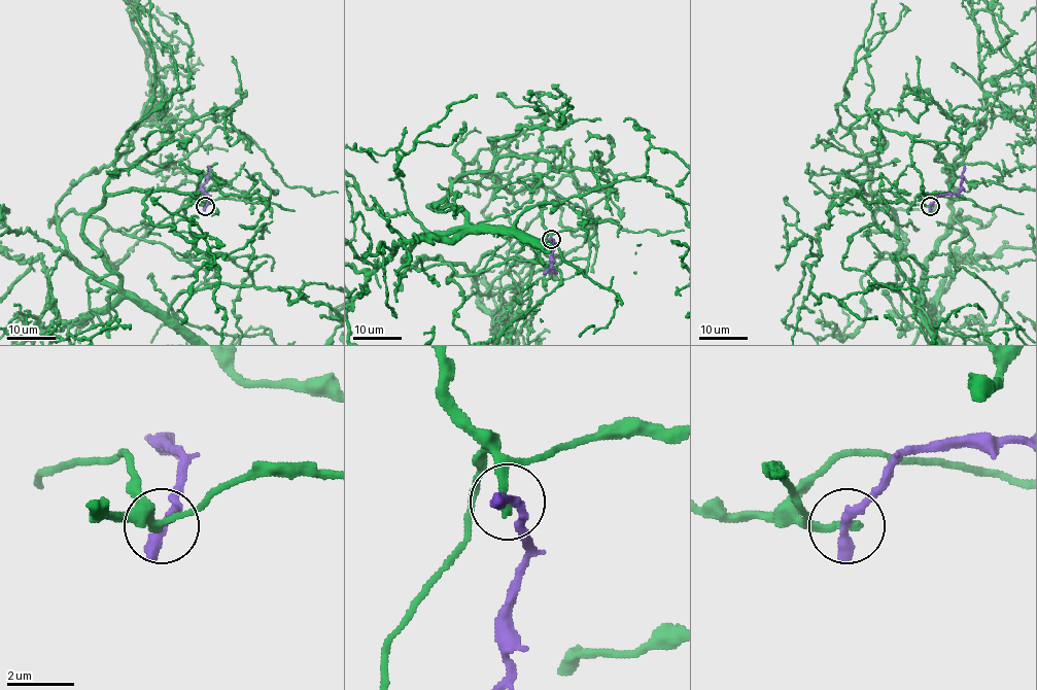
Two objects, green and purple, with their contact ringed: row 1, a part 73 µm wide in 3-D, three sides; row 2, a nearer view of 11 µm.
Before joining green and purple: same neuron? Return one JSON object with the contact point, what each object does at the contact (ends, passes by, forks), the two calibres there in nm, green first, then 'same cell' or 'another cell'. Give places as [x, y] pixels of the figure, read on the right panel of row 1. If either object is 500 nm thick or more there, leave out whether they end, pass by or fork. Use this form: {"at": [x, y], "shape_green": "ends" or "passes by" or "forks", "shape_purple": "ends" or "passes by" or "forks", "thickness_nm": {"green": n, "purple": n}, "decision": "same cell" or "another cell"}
{"at": [930, 206], "shape_green": "ends", "shape_purple": "ends", "thickness_nm": {"green": 280, "purple": 420}, "decision": "another cell"}

